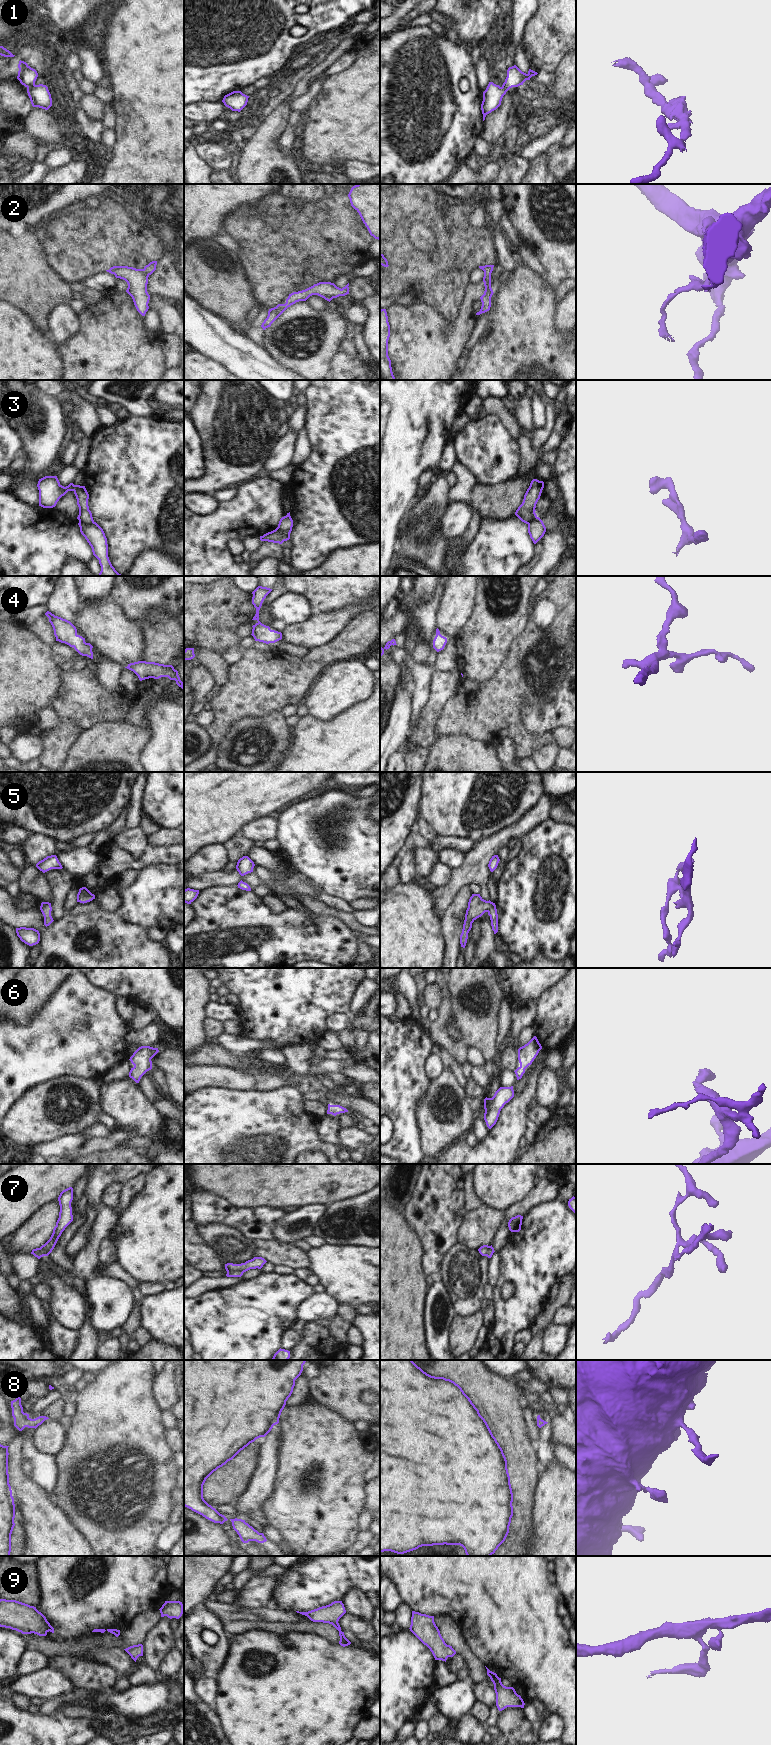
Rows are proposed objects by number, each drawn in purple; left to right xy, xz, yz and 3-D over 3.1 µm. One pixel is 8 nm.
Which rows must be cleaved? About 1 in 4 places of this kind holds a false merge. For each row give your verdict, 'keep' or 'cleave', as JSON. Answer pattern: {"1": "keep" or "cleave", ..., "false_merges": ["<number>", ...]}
{"1": "keep", "2": "keep", "3": "cleave", "4": "keep", "5": "keep", "6": "keep", "7": "cleave", "8": "keep", "9": "keep", "false_merges": ["3", "7"]}

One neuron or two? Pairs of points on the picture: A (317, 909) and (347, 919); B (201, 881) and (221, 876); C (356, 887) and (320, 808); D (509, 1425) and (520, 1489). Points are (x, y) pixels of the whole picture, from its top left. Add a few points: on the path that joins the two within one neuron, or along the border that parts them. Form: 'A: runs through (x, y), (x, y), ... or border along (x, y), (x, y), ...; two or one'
A: runs through (324, 910), (340, 915); one
B: runs through (206, 881), (216, 878); one
C: runs through (344, 867), (324, 847), (314, 828); one
D: runs through (515, 1441), (520, 1453), (520, 1473); one

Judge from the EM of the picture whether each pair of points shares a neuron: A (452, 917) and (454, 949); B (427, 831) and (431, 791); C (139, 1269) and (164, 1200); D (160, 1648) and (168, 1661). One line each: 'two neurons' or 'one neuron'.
A: one neuron
B: two neurons
C: one neuron
D: two neurons

